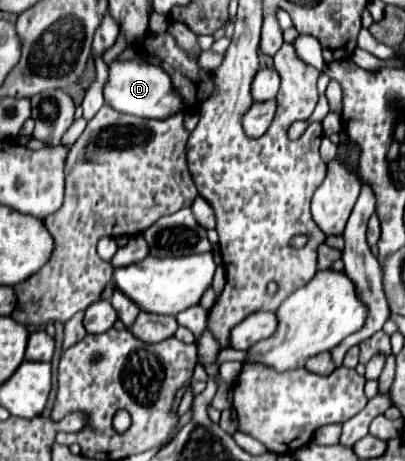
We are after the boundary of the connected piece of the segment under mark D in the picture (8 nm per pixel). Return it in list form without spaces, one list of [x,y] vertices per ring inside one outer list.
[[[114,60],[108,66],[108,80],[104,84],[104,100],[108,106],[122,114],[132,114],[140,118],[168,118],[176,112],[182,112],[182,100],[172,88],[170,76],[154,64],[146,64],[144,60]]]

